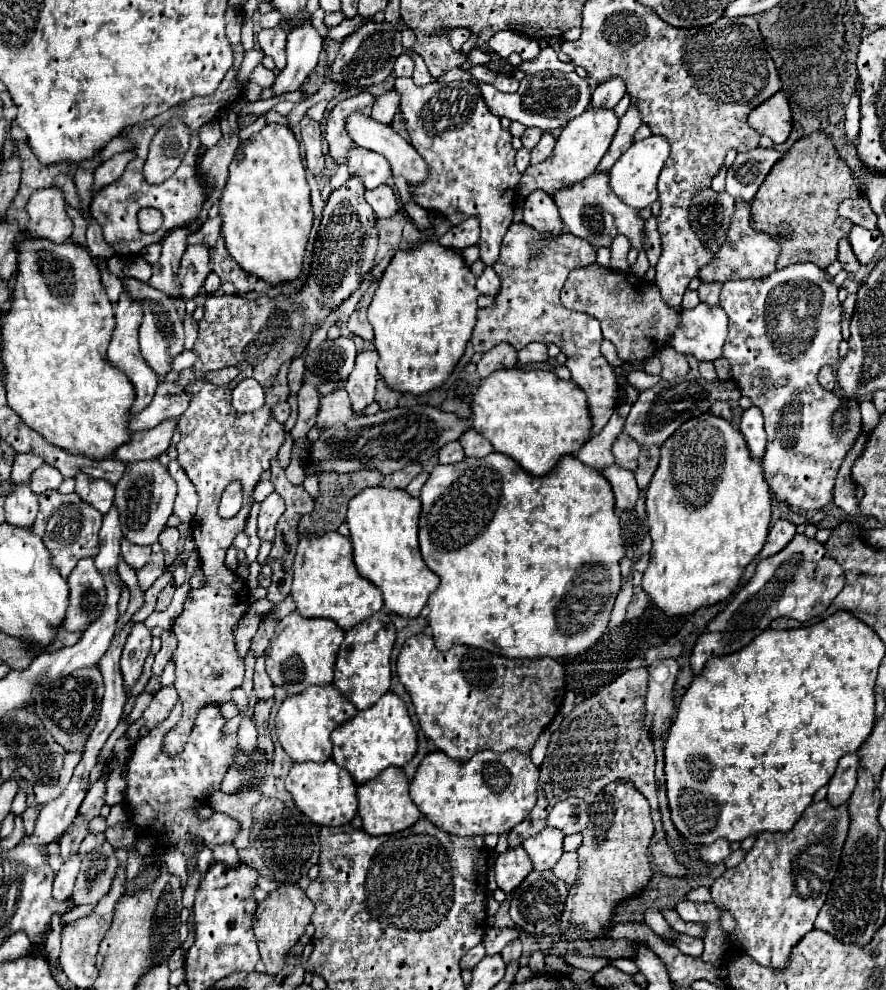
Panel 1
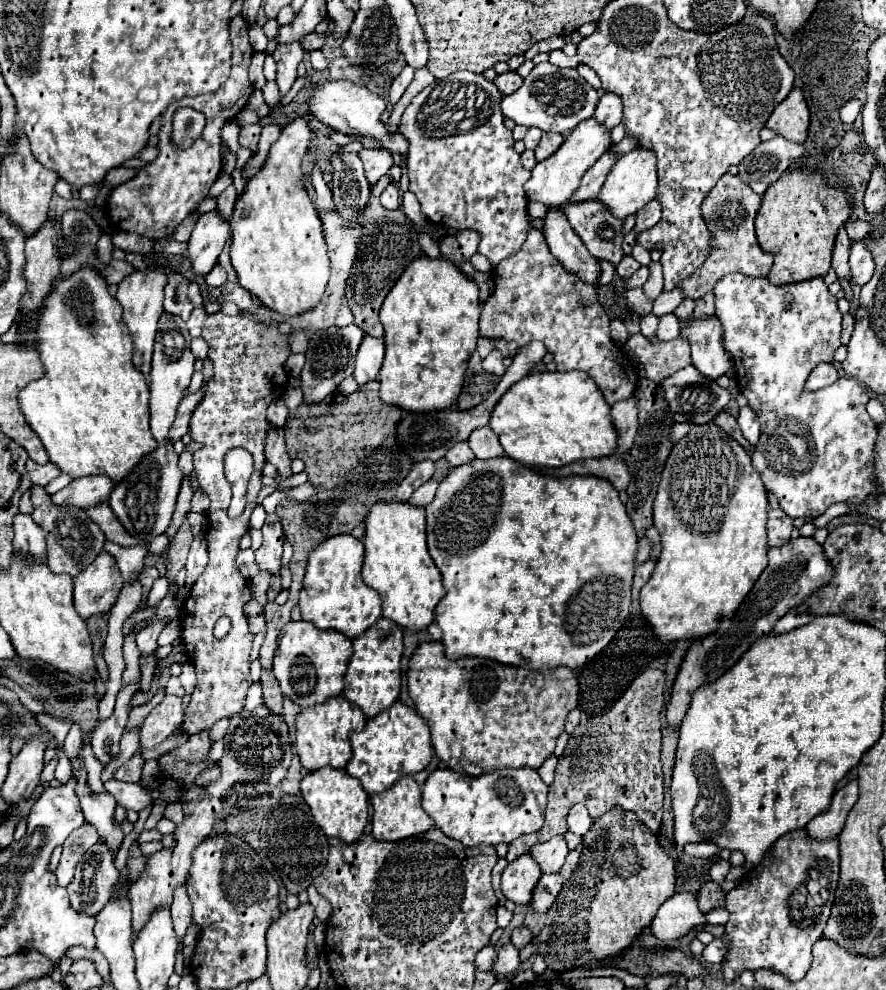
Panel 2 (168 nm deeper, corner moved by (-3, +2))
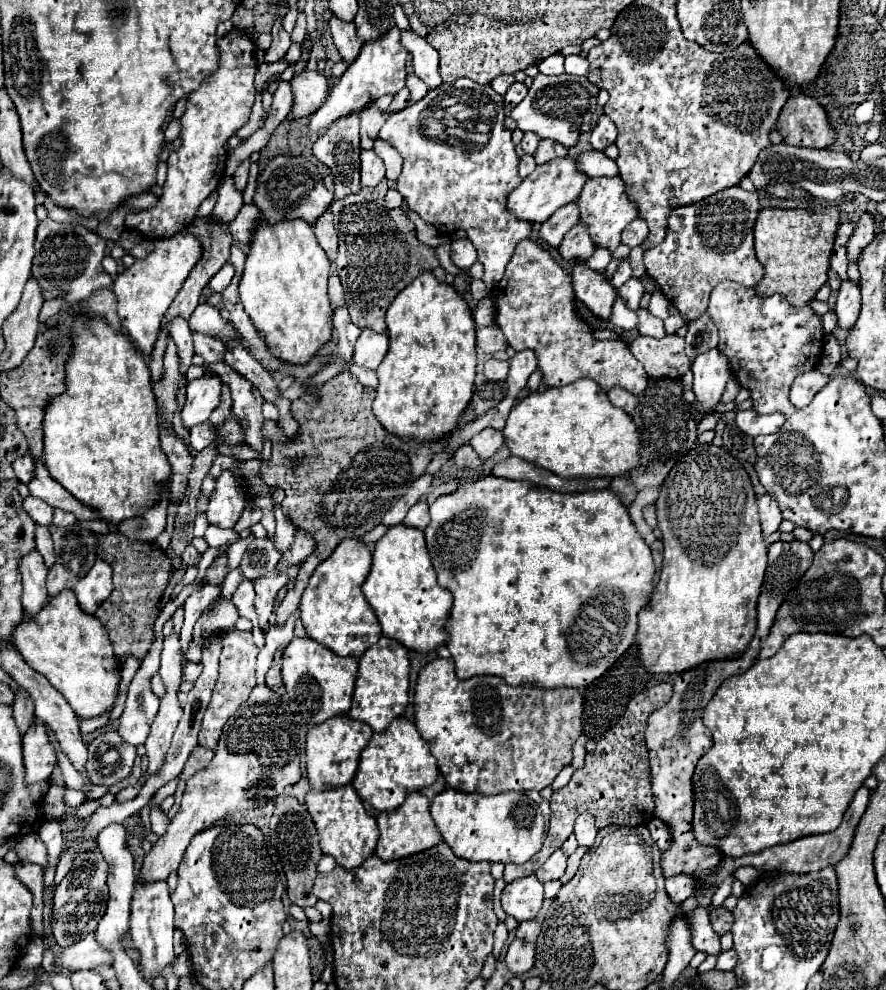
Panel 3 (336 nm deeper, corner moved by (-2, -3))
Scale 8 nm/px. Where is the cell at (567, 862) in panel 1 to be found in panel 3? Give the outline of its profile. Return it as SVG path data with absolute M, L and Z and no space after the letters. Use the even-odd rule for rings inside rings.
M578 847L570 857L568 857L568 869L566 869L566 873L564 873L564 877L560 879L562 883L568 883L572 877L574 877L574 873L578 871L578 865L580 865L580 861L582 861L582 857L584 857L584 853L586 853L588 849L584 849L584 847Z

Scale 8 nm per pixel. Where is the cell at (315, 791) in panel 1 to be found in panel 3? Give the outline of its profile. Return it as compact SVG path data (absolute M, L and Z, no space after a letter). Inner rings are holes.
M352 785L338 787L338 789L326 789L326 791L312 789L306 795L306 807L308 807L308 813L312 815L316 831L320 835L322 853L332 855L336 859L336 865L340 865L344 869L356 869L370 855L374 855L376 841L378 841L378 825L376 825L376 819L366 813L366 809L364 809L358 793L352 789Z

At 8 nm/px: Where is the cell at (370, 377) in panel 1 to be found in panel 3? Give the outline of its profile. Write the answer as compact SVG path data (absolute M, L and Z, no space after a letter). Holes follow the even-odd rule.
M362 329L354 345L354 363L366 369L378 369L386 351L388 351L388 333Z

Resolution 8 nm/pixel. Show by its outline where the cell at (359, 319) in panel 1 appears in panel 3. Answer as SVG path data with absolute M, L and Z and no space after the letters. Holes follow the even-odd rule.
M382 179L376 187L360 187L358 193L332 203L334 225L340 237L336 267L344 287L346 307L354 325L378 333L386 331L386 309L408 283L424 271L432 271L438 281L444 281L446 275L436 257L436 249L422 245L416 239L414 223L404 215L404 211L384 207L386 191L388 181Z

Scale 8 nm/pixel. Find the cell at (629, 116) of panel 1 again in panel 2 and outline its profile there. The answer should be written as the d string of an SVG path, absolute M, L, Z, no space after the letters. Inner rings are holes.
M609 152L605 154L593 168L589 168L589 172L585 172L583 180L581 180L581 186L577 188L575 196L571 198L573 202L577 200L591 200L591 198L597 198L605 178L607 178L607 172L613 168L613 164L617 162L617 152Z

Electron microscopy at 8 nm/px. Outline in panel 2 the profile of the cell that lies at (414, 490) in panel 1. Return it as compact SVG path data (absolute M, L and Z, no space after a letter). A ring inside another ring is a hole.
M435 478L427 480L425 484L421 484L421 486L411 494L409 502L411 502L411 504L417 504L417 506L427 506L427 504L433 500L433 496L435 496L437 486L439 486L439 482L437 482Z

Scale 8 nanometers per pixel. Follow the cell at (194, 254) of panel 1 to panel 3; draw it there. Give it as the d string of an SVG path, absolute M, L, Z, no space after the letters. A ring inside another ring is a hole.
M224 177L222 183L220 183L220 187L218 187L218 193L220 193L220 197L218 197L218 203L216 203L214 211L212 211L212 217L214 217L216 221L220 221L222 225L228 227L230 221L232 221L232 219L236 217L236 213L240 211L240 207L244 205L244 201L242 201L242 191L236 189L232 177Z

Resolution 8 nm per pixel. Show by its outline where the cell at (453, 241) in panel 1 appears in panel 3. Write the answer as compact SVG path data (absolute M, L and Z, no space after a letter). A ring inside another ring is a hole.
M468 239L452 241L450 259L454 261L456 267L460 267L460 269L470 269L472 263L476 261L476 249L472 247L472 241L468 241Z

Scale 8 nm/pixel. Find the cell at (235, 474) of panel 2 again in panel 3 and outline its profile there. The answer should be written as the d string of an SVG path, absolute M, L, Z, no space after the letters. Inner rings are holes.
M222 471L216 479L216 487L210 495L208 503L208 521L210 525L232 529L238 519L242 517L242 511L248 507L248 493L246 489L236 481L232 471Z

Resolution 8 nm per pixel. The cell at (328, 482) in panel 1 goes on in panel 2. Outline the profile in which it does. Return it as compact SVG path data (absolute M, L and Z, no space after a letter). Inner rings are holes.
M373 380L359 388L357 392L345 396L339 392L329 394L321 404L301 404L287 418L287 454L289 458L299 458L305 462L305 472L309 482L317 488L317 500L297 502L283 500L277 506L277 516L289 540L293 544L293 558L289 562L289 570L293 576L289 598L285 604L275 604L267 600L265 604L265 620L267 632L265 642L259 652L259 662L263 670L271 670L273 652L277 646L277 638L285 622L291 620L289 612L299 600L299 590L303 586L303 574L307 566L309 552L325 538L335 534L351 534L351 530L363 524L365 514L371 504L379 500L393 500L397 484L409 474L413 462L401 450L395 448L395 426L401 420L401 408L393 404L385 404L379 398L379 382ZM287 506L287 508L283 508Z

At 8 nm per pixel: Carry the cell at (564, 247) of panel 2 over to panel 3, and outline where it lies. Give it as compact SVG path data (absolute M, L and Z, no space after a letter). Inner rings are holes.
M570 263L572 267L572 287L576 297L600 319L610 321L612 305L616 301L616 291L610 281L598 271L588 269L584 263Z

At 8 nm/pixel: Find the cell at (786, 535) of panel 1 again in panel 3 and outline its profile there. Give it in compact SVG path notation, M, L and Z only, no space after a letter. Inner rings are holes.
M768 493L758 495L758 511L760 511L760 523L762 523L762 531L764 535L776 533L780 521L782 521L782 513L776 505L776 499Z

